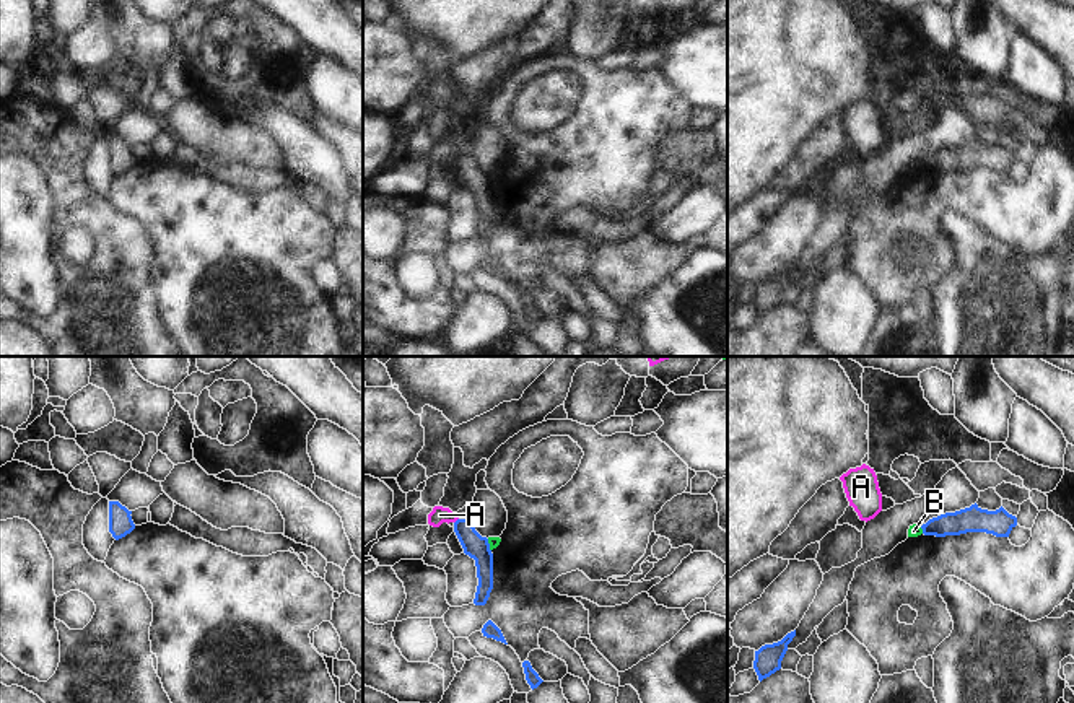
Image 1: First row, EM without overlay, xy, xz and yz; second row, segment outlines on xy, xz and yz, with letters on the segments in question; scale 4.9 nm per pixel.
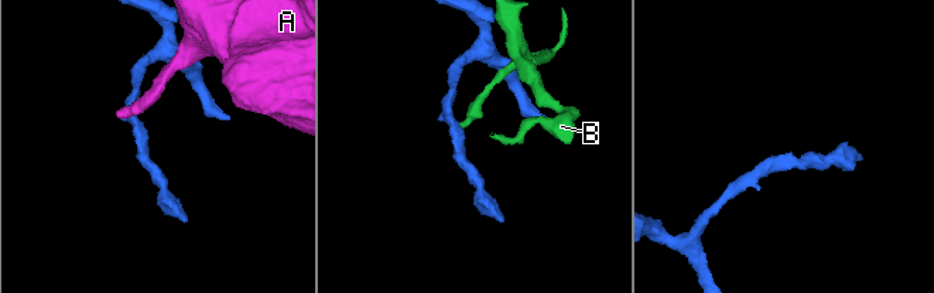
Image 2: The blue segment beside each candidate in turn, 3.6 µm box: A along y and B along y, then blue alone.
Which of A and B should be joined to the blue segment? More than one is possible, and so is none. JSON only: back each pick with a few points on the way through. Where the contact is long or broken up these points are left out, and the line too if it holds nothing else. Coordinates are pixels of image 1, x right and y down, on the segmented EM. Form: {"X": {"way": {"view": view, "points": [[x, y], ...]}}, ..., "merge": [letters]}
{"merge": []}

